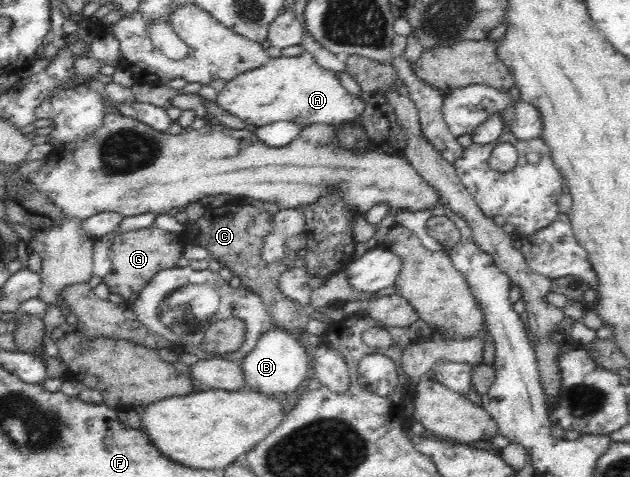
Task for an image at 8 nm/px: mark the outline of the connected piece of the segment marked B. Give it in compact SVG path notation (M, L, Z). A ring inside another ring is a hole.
M272 328L260 337L256 348L248 353L248 356L242 361L242 365L247 382L246 387L268 395L294 393L307 375L311 374L308 369L307 354L298 340L298 336L278 328Z

